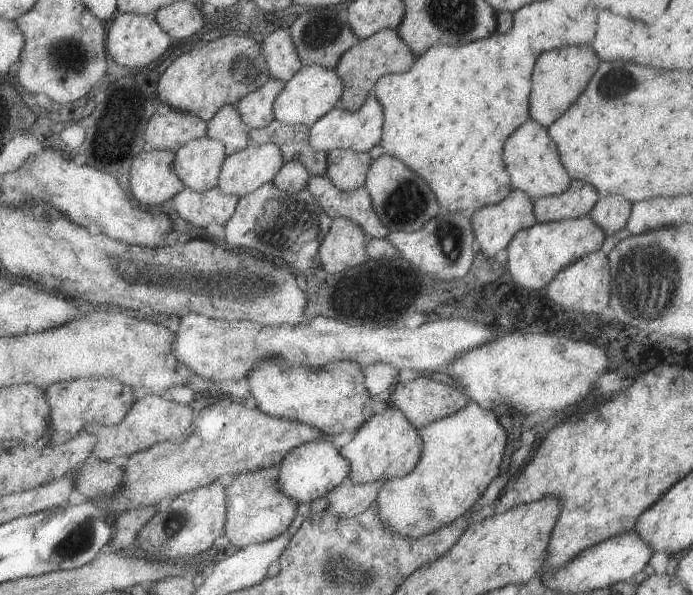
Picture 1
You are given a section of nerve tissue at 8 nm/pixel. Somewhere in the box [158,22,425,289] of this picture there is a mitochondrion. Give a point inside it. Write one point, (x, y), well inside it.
(289, 225)

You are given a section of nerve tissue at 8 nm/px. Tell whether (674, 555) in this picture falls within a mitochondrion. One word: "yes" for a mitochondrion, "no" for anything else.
no

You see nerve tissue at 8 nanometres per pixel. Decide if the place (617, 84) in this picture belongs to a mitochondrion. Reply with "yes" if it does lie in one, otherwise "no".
yes

